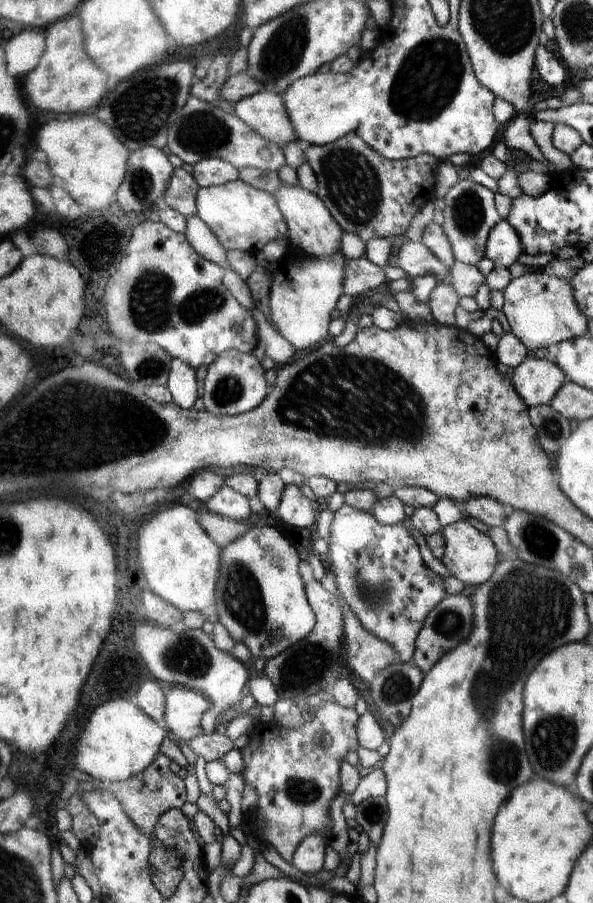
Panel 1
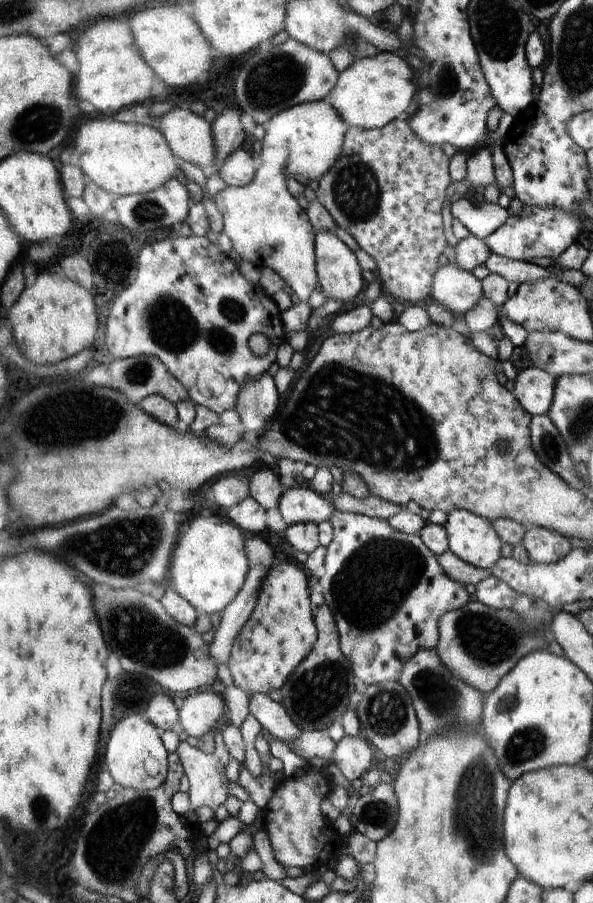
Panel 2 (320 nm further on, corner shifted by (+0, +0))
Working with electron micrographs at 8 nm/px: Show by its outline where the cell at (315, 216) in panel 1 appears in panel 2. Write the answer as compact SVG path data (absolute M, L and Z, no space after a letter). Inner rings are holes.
M332 231L315 233L315 269L317 270L318 289L327 298L340 303L349 300L358 301L366 288L362 278L362 270L356 260L356 255Z

